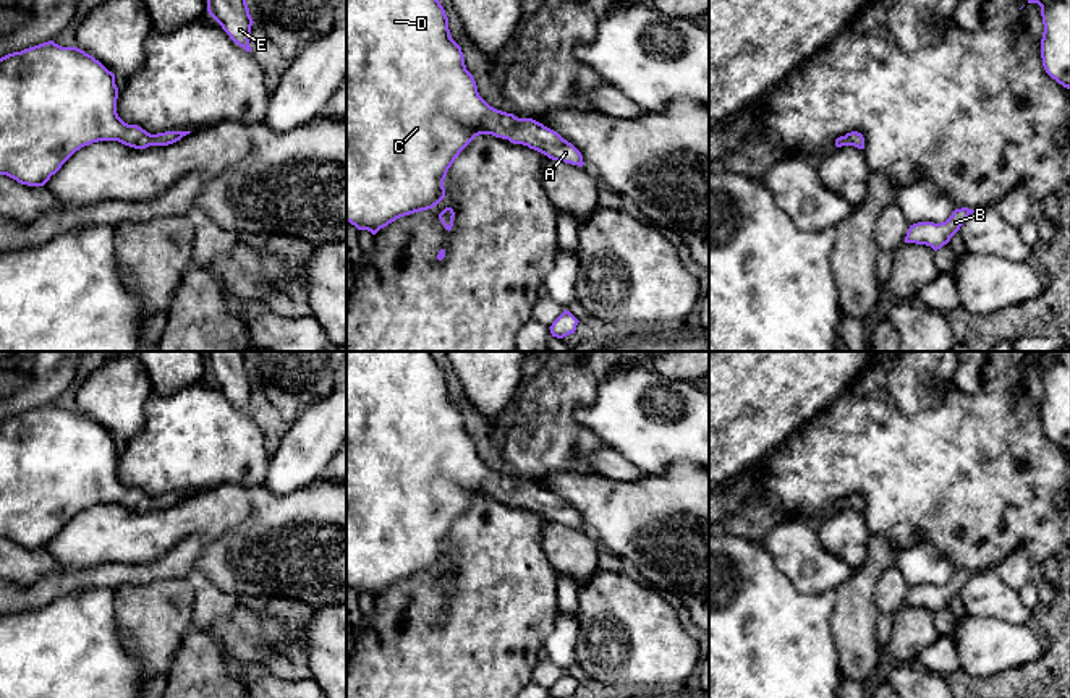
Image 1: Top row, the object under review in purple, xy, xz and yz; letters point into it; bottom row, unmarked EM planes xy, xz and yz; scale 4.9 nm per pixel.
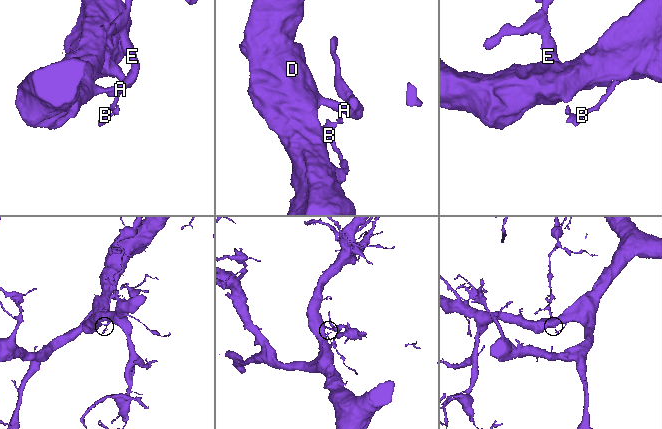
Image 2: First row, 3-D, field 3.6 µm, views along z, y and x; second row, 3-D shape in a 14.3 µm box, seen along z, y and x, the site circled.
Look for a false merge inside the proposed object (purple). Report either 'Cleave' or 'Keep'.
Keep

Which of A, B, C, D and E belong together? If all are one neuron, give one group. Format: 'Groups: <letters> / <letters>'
Groups: A B C D E

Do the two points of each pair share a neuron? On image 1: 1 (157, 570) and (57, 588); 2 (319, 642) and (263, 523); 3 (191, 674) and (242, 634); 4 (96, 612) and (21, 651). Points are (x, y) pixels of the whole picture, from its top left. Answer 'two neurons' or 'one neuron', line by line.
1: one neuron
2: two neurons
3: one neuron
4: one neuron

